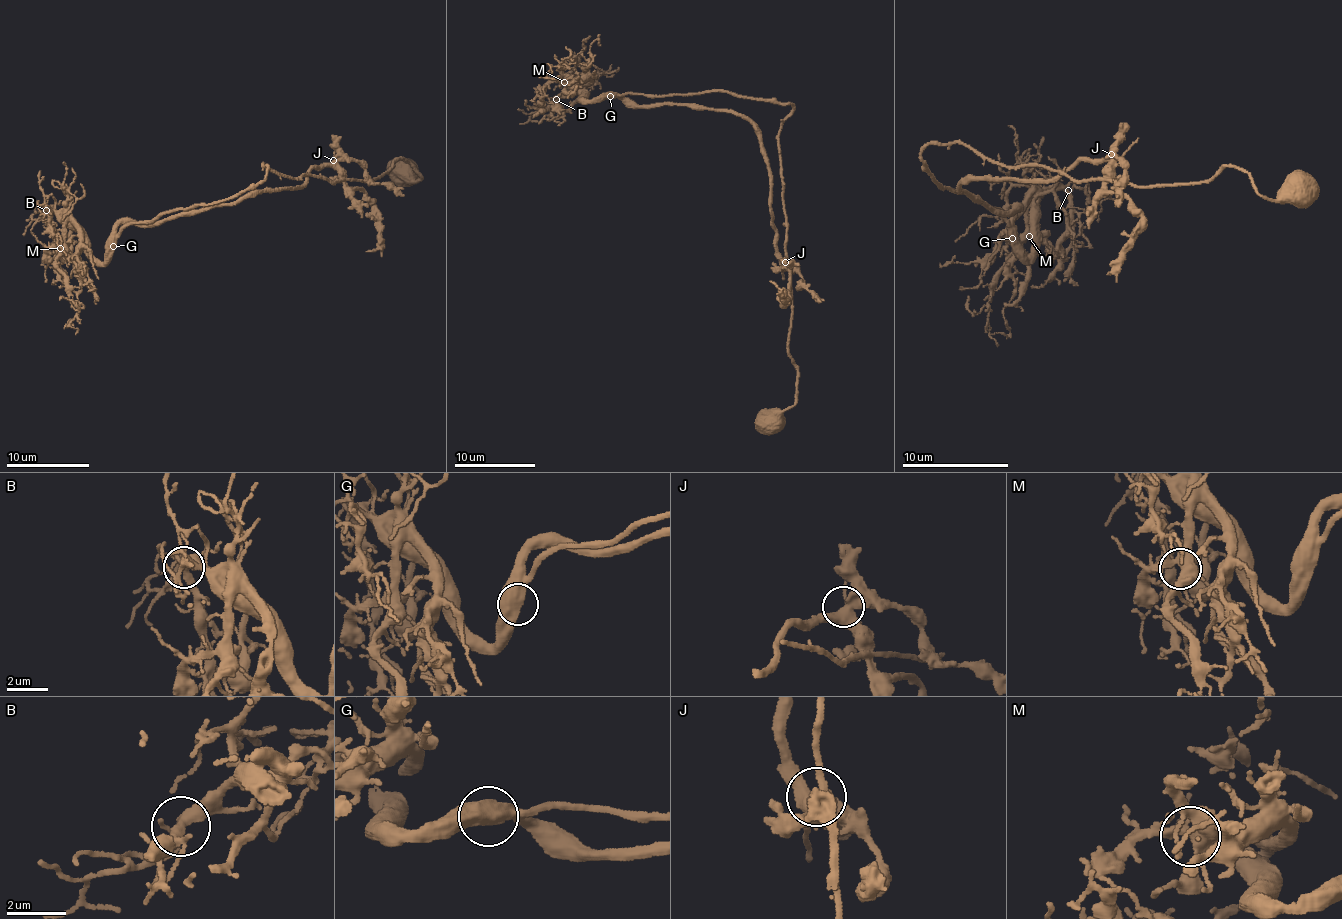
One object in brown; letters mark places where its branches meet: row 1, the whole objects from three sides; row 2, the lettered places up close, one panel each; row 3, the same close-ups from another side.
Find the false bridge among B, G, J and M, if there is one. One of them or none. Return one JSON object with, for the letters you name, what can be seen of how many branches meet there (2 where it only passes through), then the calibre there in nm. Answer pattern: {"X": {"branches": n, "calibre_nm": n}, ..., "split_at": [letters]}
{"split_at": []}

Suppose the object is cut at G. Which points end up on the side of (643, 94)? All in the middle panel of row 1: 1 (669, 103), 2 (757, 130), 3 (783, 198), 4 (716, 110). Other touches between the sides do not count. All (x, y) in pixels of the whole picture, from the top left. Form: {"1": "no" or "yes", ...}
{"1": "no", "2": "no", "3": "yes", "4": "no"}

